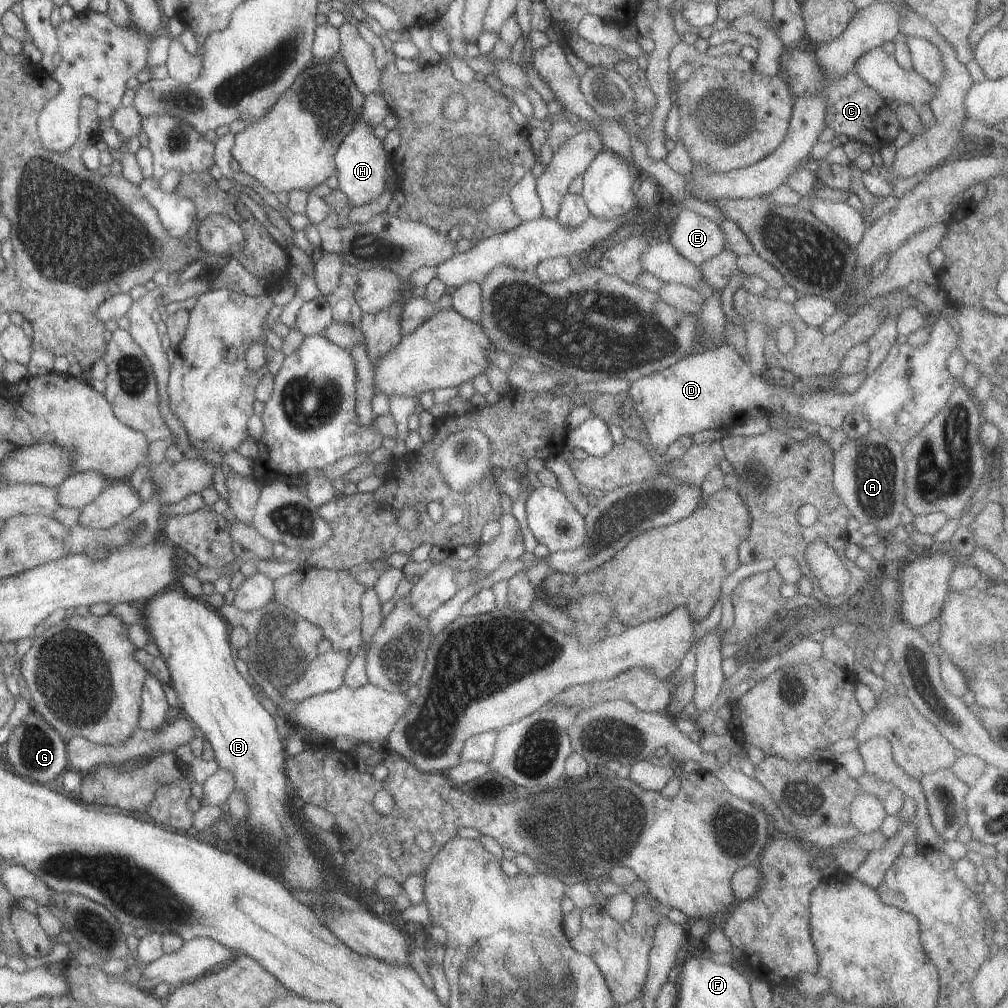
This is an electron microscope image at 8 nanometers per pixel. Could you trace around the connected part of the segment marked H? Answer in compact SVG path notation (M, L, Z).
M357 116L351 132L343 137L339 148L333 155L337 188L345 194L351 206L369 204L385 190L385 168L388 161L388 152L381 146L381 141L373 136L371 126L367 122L363 122L360 116Z

